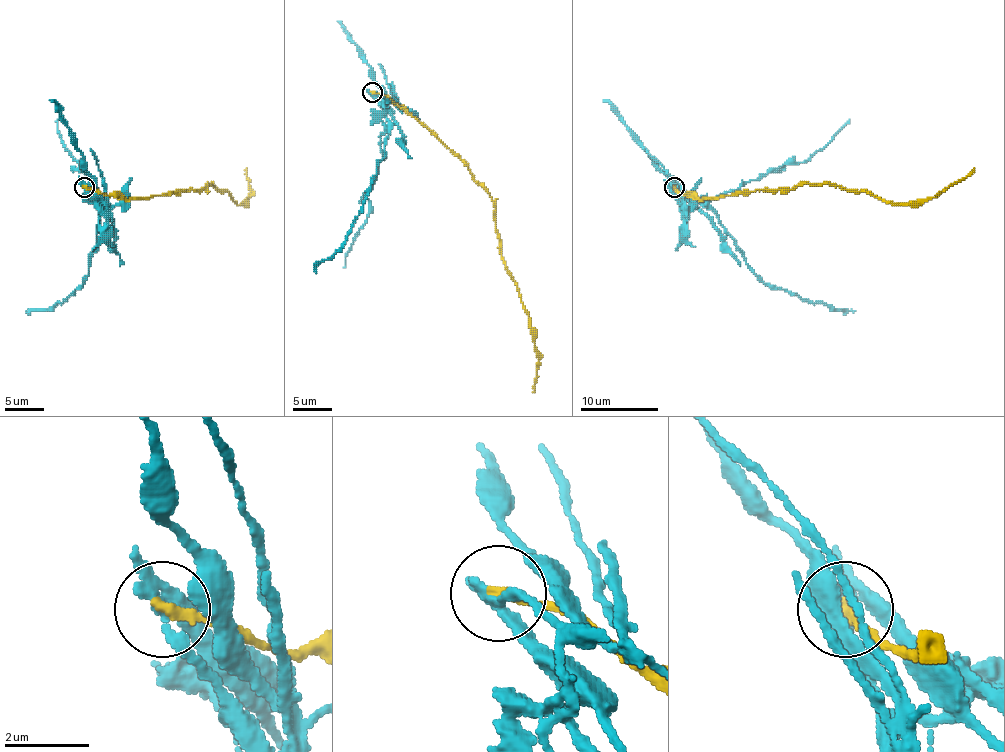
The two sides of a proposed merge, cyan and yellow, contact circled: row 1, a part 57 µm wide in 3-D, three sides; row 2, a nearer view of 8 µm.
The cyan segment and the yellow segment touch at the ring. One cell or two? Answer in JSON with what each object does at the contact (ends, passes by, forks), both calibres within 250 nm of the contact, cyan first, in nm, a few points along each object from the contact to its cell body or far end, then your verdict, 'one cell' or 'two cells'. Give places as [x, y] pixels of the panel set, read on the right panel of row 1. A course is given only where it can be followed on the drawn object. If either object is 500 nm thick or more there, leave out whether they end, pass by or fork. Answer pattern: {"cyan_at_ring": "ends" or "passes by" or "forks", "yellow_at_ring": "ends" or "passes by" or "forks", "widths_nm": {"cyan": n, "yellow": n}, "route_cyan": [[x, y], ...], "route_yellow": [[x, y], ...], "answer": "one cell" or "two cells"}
{"cyan_at_ring": "forks", "yellow_at_ring": "ends", "widths_nm": {"cyan": 240, "yellow": 240}, "route_cyan": [[675, 187], [703, 201], [716, 215], [746, 264], [761, 279], [814, 303], [855, 310]], "route_yellow": [[673, 187], [705, 199], [790, 189], [804, 184], [833, 184], [910, 205], [939, 195], [974, 168]], "answer": "two cells"}

